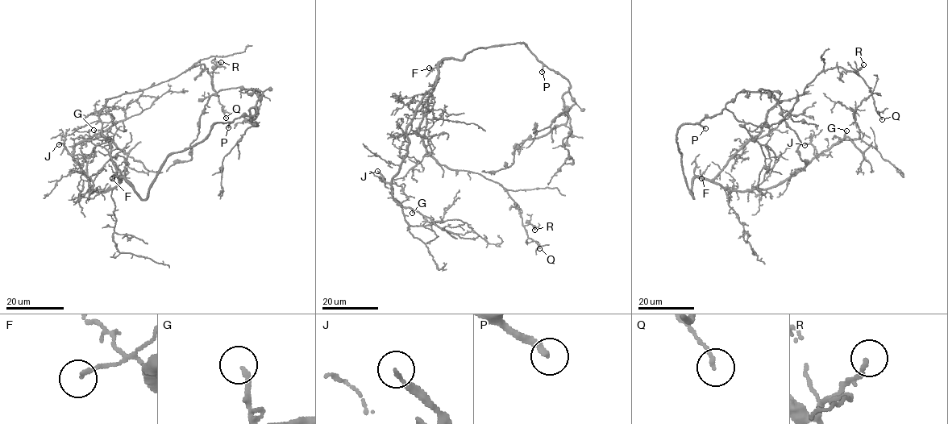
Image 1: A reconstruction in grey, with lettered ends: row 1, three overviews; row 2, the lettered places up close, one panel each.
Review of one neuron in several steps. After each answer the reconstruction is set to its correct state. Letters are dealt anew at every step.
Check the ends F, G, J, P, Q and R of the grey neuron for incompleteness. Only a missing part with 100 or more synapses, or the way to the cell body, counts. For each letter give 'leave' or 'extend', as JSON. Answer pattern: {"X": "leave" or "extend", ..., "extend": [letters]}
{"F": "leave", "G": "leave", "J": "leave", "P": "extend", "Q": "leave", "R": "leave", "extend": ["P"]}

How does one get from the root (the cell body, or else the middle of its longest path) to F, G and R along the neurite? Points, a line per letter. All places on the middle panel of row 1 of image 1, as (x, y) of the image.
F: (463, 58), (444, 58), (436, 67), (429, 68)
G: (463, 58), (439, 62), (434, 86), (406, 130), (408, 153), (392, 188), (392, 197), (413, 209), (412, 213)
R: (463, 58), (439, 62), (417, 132), (439, 164), (499, 183), (517, 205), (522, 224), (534, 230)

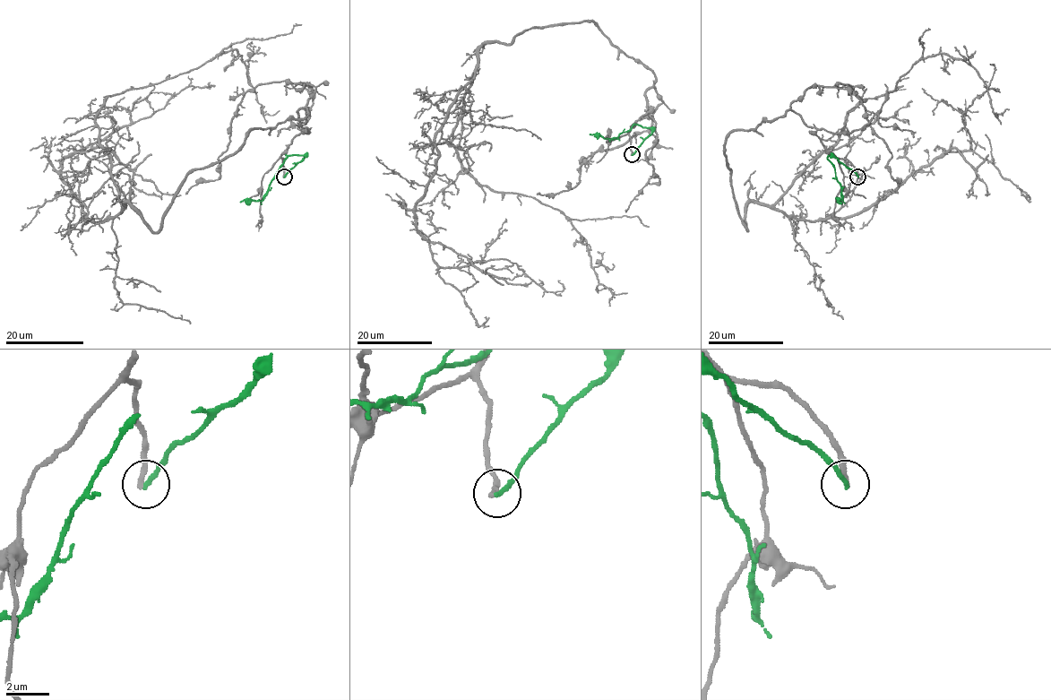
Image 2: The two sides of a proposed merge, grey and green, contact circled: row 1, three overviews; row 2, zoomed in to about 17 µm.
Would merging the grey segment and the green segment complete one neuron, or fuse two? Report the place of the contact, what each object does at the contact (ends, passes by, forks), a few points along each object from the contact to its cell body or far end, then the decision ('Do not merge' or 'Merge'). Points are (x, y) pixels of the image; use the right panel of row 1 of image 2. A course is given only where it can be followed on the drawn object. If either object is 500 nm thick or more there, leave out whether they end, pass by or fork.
Place: (857, 177). At the ring grey ends. At the ring green ends. Course of grey: (857, 177), (789, 109), (726, 139), (747, 230), (751, 202), (772, 204), (920, 60), (969, 64), (996, 112). Course of green: (857, 177), (829, 156), (841, 186), (842, 200), (837, 201). Do not merge

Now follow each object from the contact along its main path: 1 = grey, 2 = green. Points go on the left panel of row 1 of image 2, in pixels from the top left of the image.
1: (283, 177), (305, 108), (196, 168), (154, 232), (120, 202), (95, 123), (108, 96), (234, 49), (279, 110)
2: (284, 177), (304, 157), (302, 155), (287, 158), (261, 200), (245, 199), (240, 202)

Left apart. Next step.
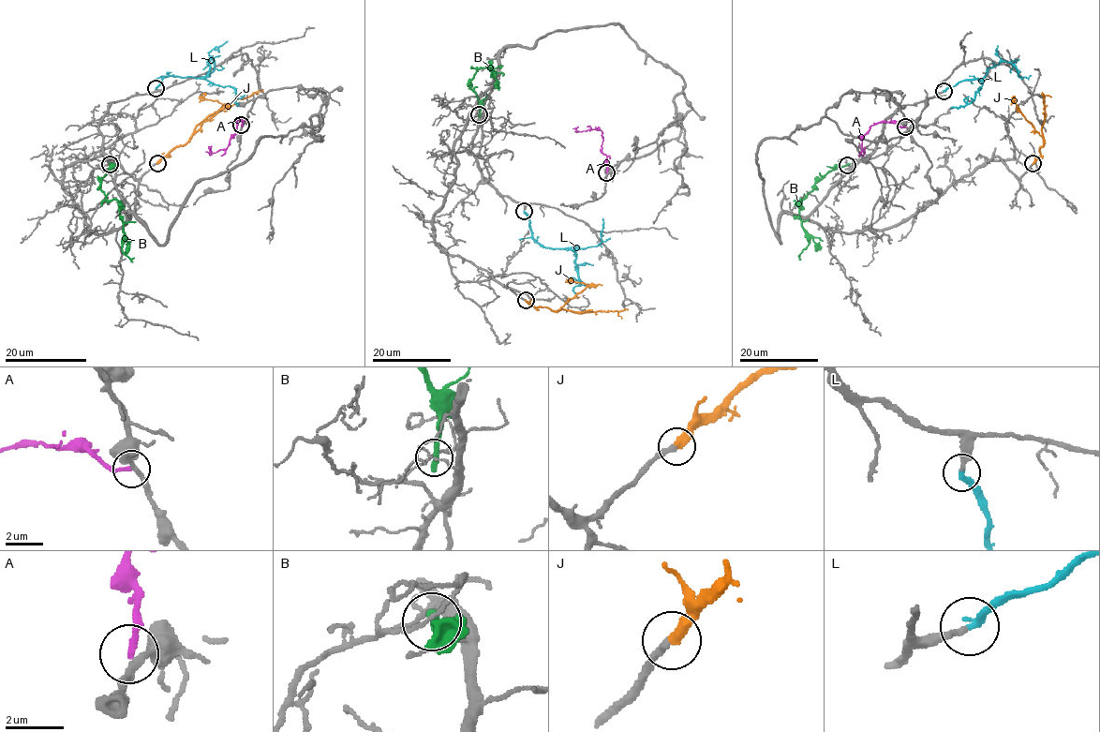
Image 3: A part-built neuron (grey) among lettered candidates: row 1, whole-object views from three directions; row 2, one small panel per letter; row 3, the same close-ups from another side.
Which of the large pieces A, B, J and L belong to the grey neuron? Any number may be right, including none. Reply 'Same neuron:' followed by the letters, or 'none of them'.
Same neuron: J, L

